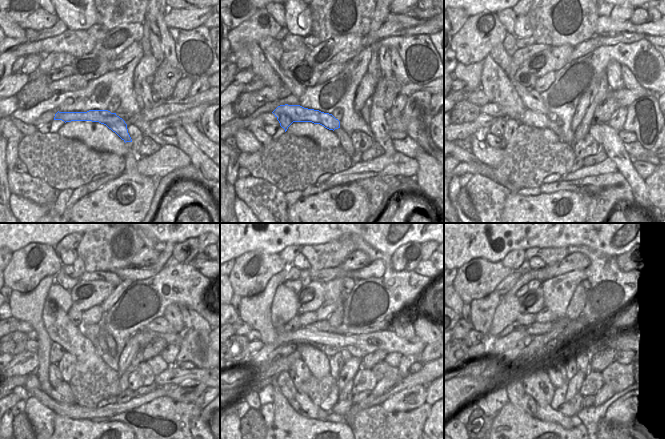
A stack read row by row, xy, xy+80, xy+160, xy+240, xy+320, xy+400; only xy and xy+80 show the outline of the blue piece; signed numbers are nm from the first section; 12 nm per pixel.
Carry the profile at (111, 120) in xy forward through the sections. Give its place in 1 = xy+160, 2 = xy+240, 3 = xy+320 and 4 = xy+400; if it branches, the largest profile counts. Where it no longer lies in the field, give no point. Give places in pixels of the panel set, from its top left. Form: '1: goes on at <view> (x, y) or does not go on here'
1: goes on at xy+160 (530, 117)
2: goes on at xy+240 (32, 335)
3: goes on at xy+320 (253, 335)
4: goes on at xy+400 (473, 337)

